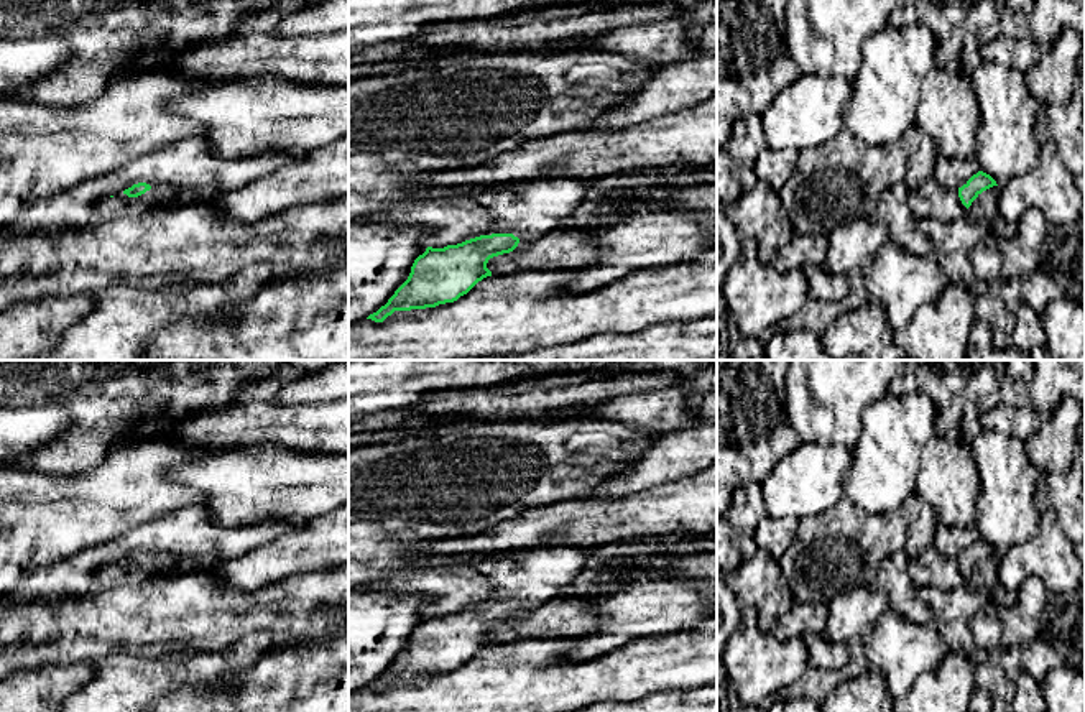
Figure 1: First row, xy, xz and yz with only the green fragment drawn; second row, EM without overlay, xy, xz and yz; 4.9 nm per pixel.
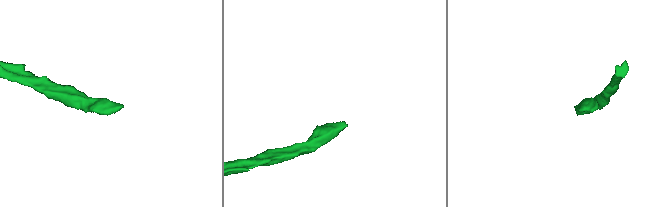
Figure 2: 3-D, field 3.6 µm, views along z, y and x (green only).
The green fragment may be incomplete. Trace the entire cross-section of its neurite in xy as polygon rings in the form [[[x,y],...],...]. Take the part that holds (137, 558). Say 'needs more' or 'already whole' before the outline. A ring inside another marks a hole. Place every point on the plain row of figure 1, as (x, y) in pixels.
needs more | [[[138,551],[107,569],[104,580],[110,587],[153,584],[171,577],[168,569],[176,564],[176,559],[174,554],[151,556],[146,551]]]

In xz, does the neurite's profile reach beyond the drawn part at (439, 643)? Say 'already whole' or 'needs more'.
needs more

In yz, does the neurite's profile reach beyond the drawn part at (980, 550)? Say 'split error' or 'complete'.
split error

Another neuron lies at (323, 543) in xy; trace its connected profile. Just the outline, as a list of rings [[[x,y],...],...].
[[[349,503],[255,548],[240,559],[212,562],[209,574],[250,592],[294,574],[345,564],[349,564]]]

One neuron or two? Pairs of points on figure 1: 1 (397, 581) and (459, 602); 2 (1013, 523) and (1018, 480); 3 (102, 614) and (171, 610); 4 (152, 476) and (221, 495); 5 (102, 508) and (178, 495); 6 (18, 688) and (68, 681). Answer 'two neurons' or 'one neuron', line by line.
1: one neuron
2: one neuron
3: one neuron
4: two neurons
5: one neuron
6: one neuron

